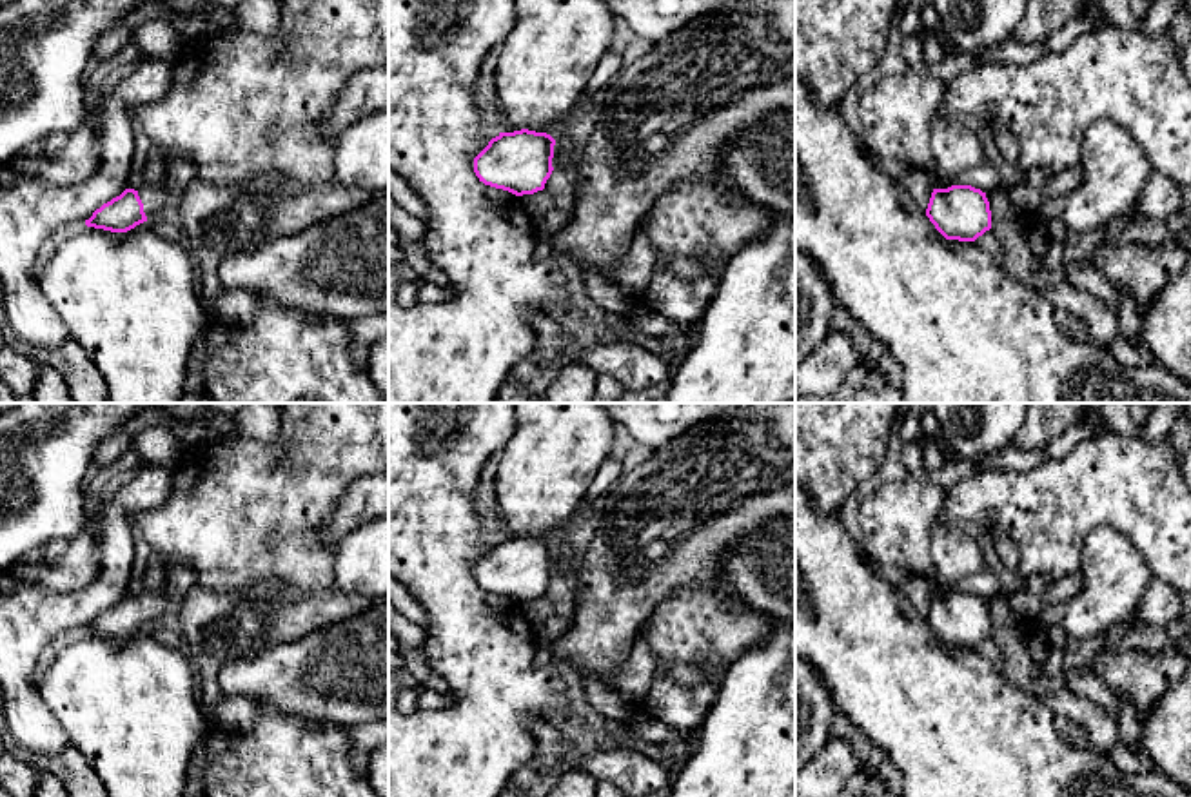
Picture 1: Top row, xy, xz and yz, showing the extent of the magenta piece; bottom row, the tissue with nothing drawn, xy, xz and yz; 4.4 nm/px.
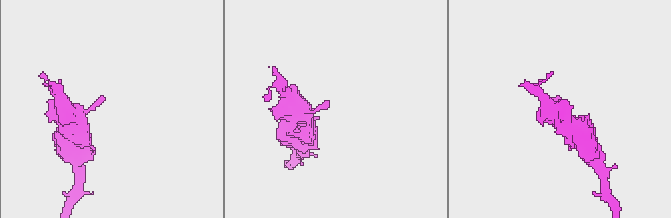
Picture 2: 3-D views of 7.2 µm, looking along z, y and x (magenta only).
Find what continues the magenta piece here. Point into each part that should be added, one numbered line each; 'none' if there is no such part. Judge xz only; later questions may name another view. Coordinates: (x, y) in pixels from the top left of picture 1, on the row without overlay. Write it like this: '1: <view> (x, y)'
none

